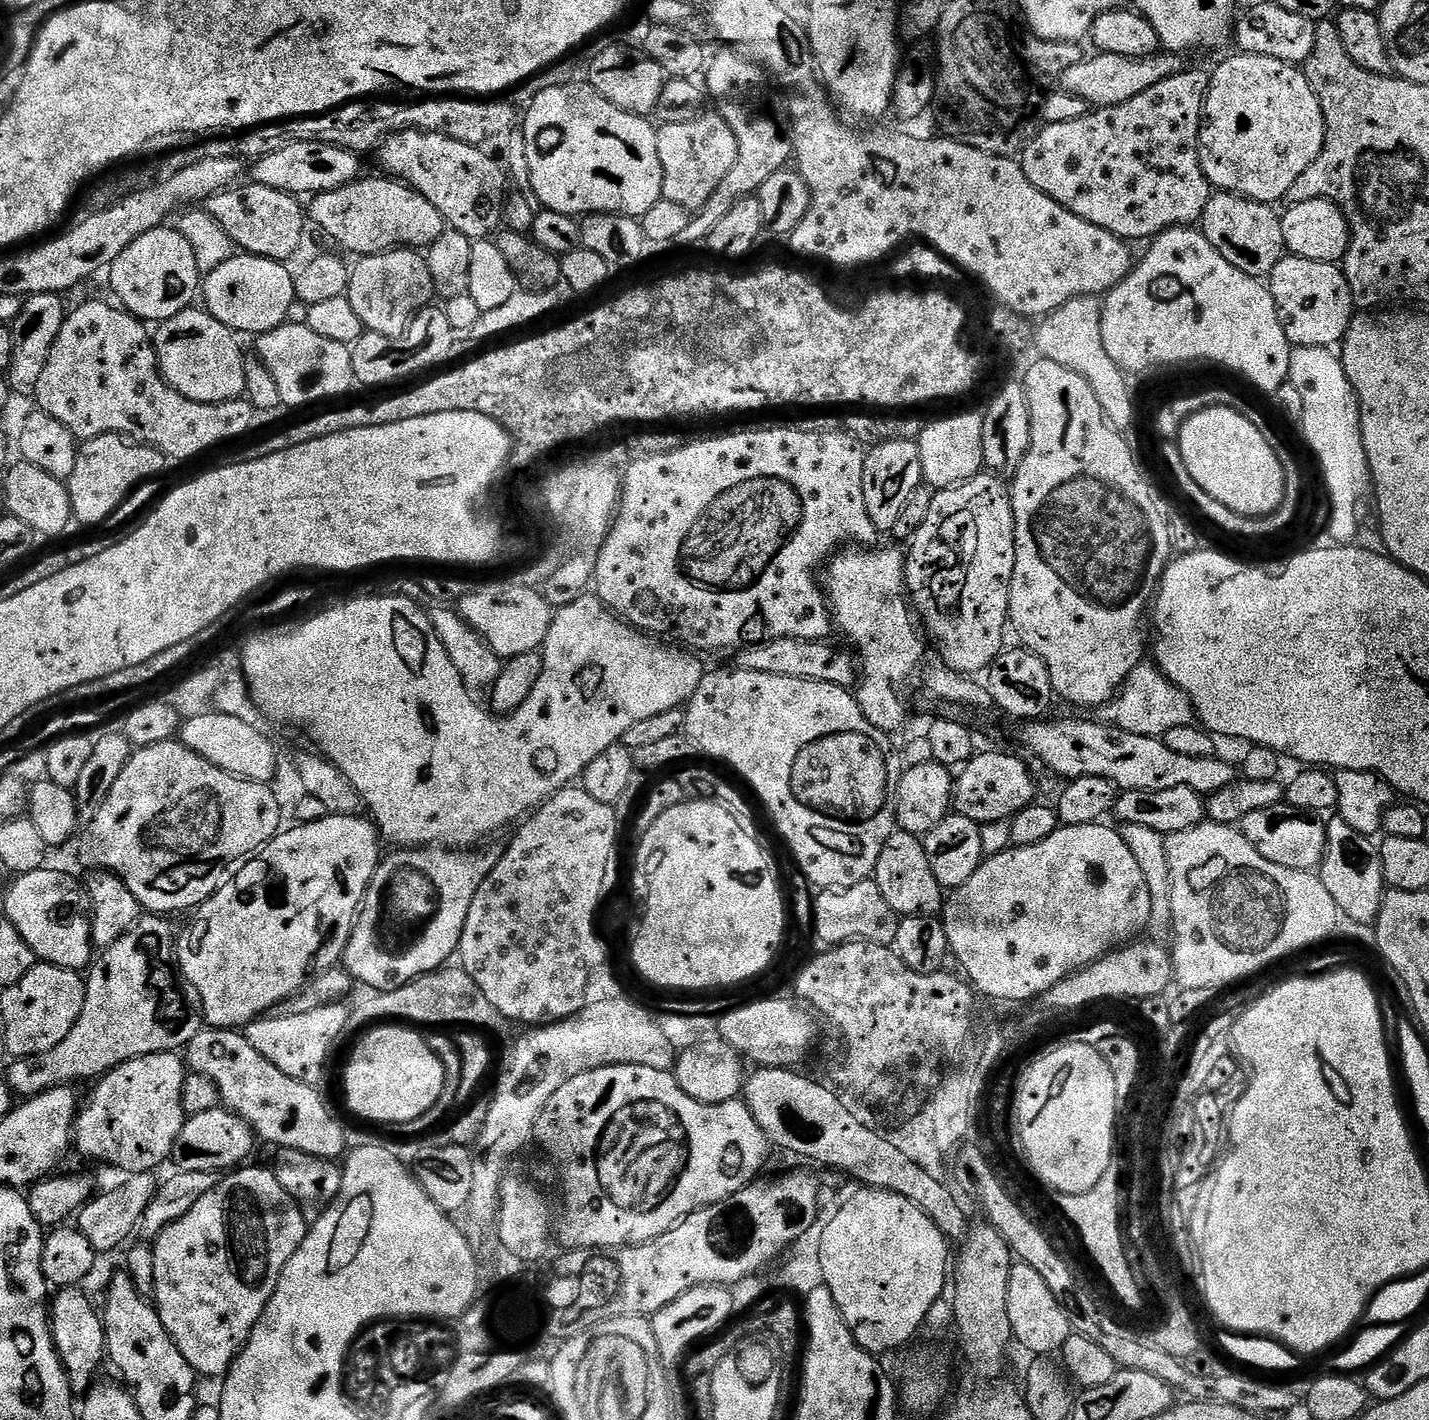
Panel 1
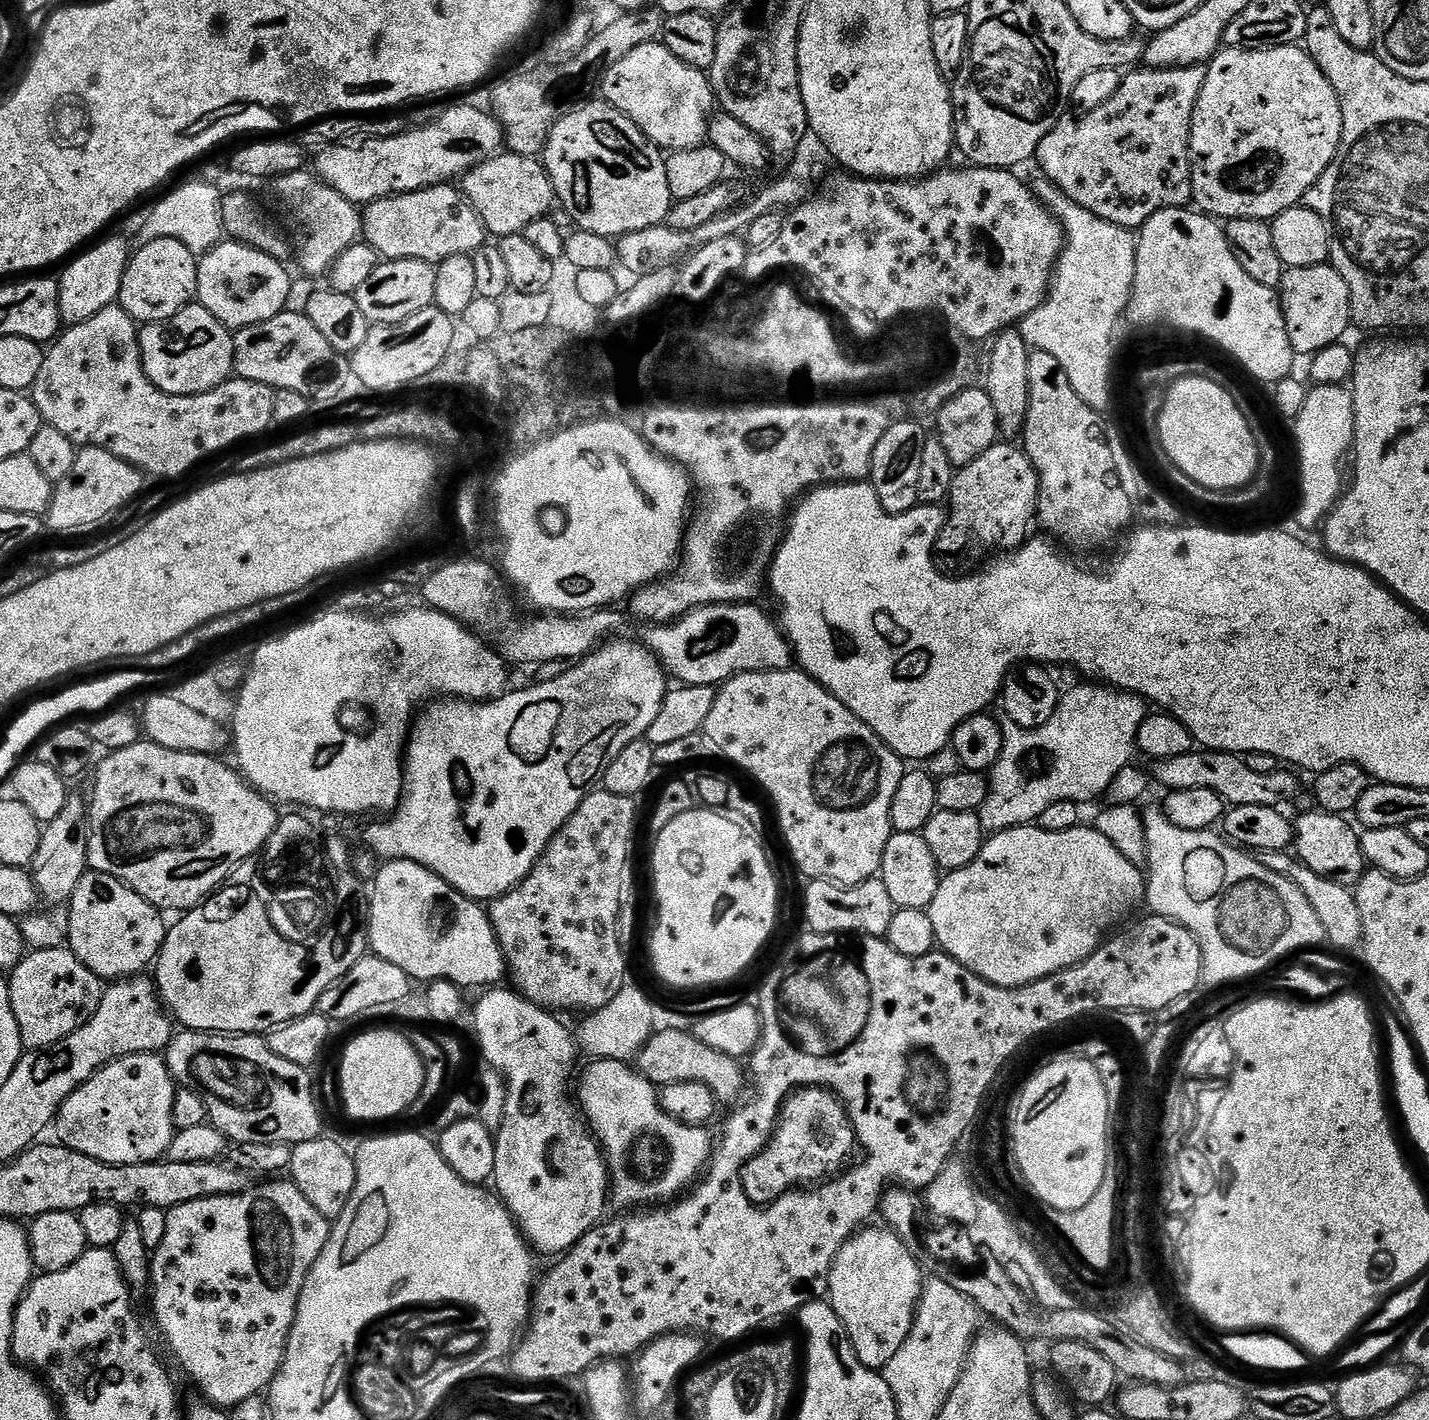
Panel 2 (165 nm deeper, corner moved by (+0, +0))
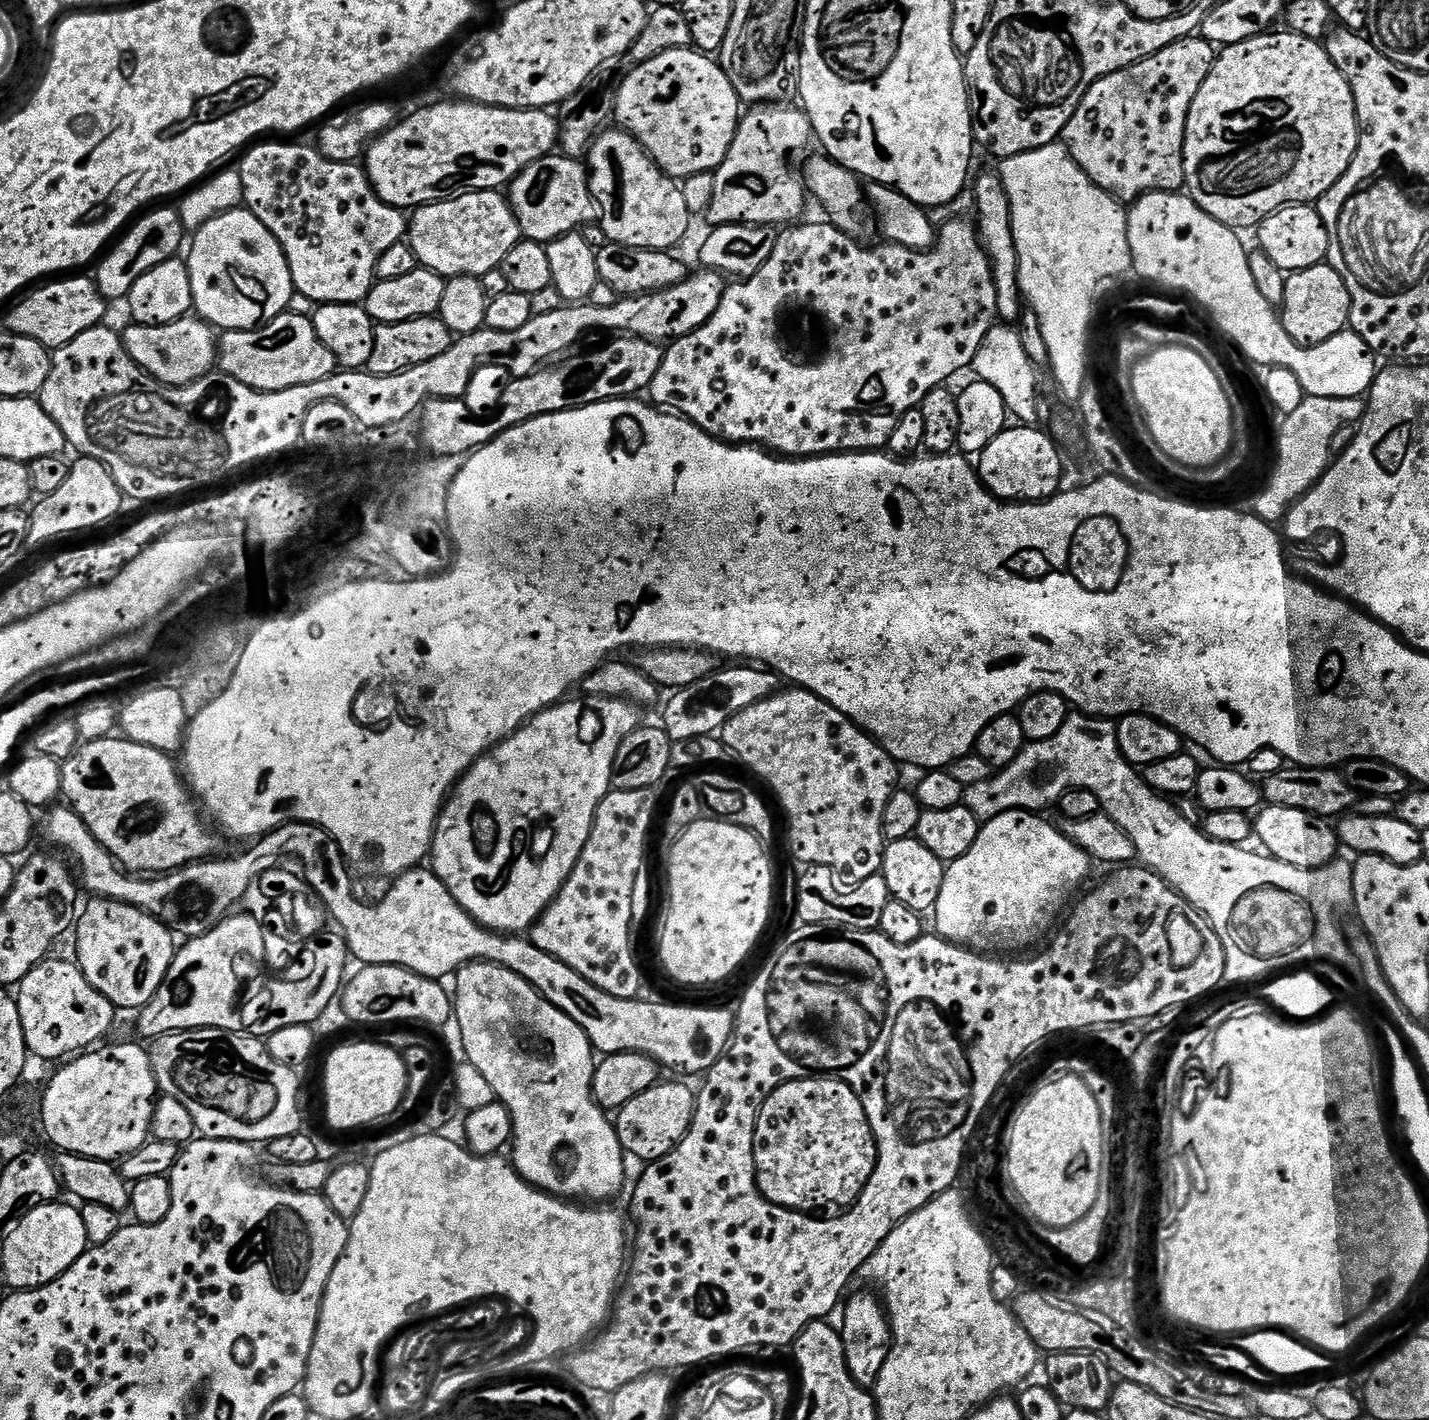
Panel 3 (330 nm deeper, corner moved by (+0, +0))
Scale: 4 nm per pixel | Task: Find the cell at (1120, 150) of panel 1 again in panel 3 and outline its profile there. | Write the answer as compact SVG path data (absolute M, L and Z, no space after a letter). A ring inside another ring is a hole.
M1197 34L1166 46L1166 50L1158 50L1158 54L1134 66L1098 78L1098 82L1086 90L1078 110L1074 110L1074 118L1070 118L1064 127L1062 143L1068 147L1074 162L1086 170L1099 188L1121 202L1135 202L1148 192L1180 192L1185 187L1186 118L1190 106L1194 106L1194 94L1202 90L1202 82L1206 82L1217 55L1214 45Z

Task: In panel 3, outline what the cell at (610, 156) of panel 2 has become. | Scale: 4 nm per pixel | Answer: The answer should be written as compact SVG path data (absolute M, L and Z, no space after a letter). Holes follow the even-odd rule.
M601 131L592 141L586 155L588 185L592 191L595 207L598 209L598 224L613 244L631 248L649 248L655 252L675 249L675 244L688 232L690 213L686 210L686 198L682 198L680 184L668 176L652 161L646 149L629 132Z

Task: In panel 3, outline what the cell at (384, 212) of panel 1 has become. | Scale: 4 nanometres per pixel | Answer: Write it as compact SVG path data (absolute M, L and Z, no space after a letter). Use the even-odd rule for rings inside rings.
M503 191L461 192L455 198L436 200L433 204L423 204L411 213L408 220L406 243L416 255L419 267L429 268L439 276L478 276L497 271L501 262L514 250L514 246L522 239L520 223L514 214L508 197Z

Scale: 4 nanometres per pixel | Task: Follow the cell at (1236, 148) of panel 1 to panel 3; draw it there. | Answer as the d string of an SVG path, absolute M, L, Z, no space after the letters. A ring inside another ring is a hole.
M1272 30L1265 35L1250 38L1246 42L1221 47L1206 82L1202 82L1202 90L1198 90L1198 94L1194 94L1194 106L1190 106L1190 114L1186 118L1186 138L1184 139L1186 192L1199 208L1206 210L1206 214L1210 214L1210 218L1222 222L1227 228L1256 230L1266 218L1270 218L1270 214L1274 214L1286 206L1291 204L1315 205L1322 199L1326 190L1330 190L1330 186L1334 186L1334 182L1338 182L1338 178L1342 178L1342 174L1346 174L1346 170L1358 150L1359 141L1360 127L1356 113L1356 99L1350 90L1350 82L1346 82L1342 70L1338 70L1338 66L1334 66L1323 43L1306 38L1297 32Z

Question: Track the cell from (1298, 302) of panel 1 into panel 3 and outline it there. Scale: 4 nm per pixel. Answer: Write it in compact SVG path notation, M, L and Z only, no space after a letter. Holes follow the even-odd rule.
M1325 262L1288 276L1280 320L1284 323L1286 334L1290 334L1294 342L1298 342L1303 348L1313 348L1349 327L1351 305L1350 290L1346 290L1342 274L1338 274L1338 270Z

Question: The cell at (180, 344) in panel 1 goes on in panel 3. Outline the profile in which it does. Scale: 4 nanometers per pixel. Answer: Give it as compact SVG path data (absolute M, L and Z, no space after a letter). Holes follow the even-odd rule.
M192 314L166 326L132 324L128 329L123 329L122 339L124 349L141 370L150 373L160 383L172 384L175 388L201 380L218 364L217 333L208 321Z

